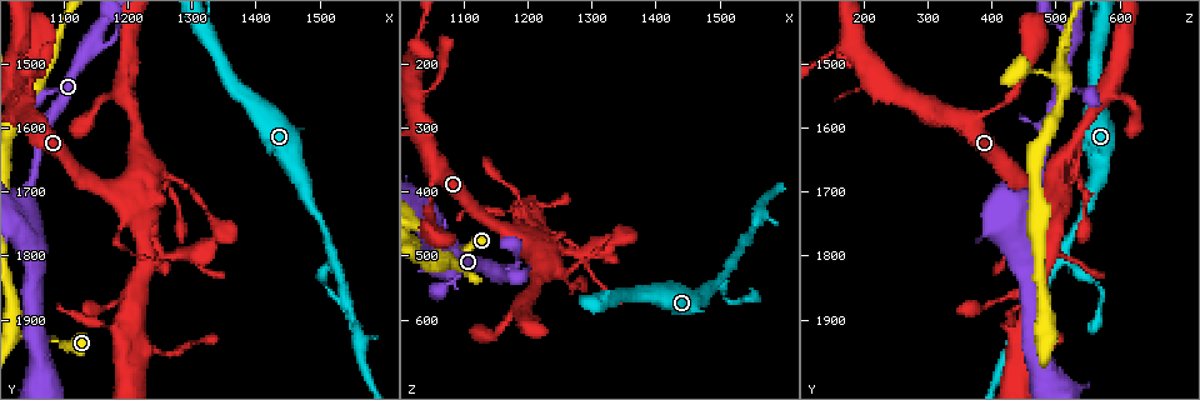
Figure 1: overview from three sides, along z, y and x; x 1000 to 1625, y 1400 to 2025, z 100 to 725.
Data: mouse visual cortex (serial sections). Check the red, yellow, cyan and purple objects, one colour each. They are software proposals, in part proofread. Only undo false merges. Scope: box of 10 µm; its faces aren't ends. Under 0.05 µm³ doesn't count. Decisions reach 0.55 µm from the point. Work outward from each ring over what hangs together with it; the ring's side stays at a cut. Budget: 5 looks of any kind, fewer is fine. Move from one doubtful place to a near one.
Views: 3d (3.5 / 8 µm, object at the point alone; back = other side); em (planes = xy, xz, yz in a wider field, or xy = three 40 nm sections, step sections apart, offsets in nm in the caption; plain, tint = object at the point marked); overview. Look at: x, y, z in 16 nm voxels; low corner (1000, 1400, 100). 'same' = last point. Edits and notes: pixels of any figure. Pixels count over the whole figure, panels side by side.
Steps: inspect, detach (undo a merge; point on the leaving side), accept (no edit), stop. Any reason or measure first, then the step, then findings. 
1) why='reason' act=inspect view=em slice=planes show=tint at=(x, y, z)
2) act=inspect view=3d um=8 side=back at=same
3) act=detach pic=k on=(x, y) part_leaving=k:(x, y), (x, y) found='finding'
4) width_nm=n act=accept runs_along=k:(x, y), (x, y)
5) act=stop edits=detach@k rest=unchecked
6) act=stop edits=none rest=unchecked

why='sharp bend' act=inspect view=3d um=3.5 at=(1060, 1520, 505)

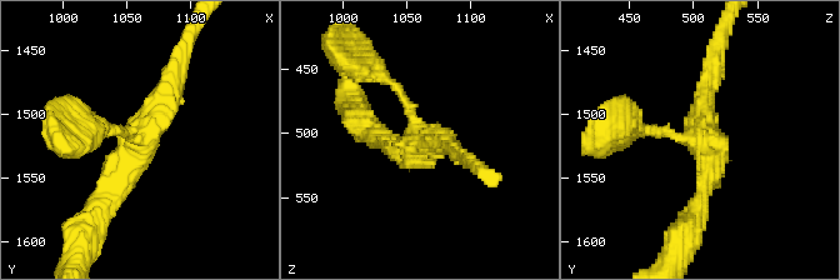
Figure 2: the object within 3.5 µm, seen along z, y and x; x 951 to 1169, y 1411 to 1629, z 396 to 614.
arms=3 arm_widths_nm=150,250,250 why='now the EM' act=inspect view=em slice=xy step=5 show=tint at=(1064, 1520, 506)

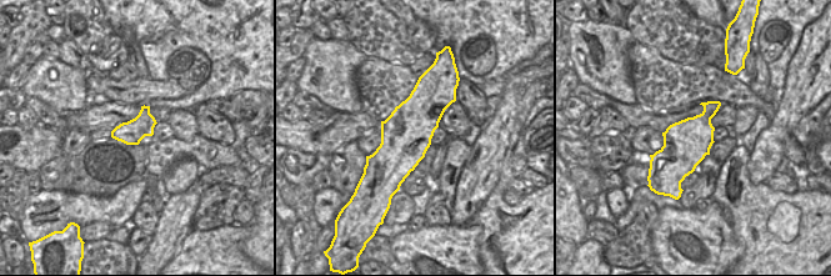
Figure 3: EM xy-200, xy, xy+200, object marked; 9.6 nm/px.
act=accept runs_along=2:(99, 206), (169, 99), (176, 69) found='all the same cell'

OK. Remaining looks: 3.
why='a narrow waist' act=inspect view=3d um=3.5 at=(1050, 1570, 405)

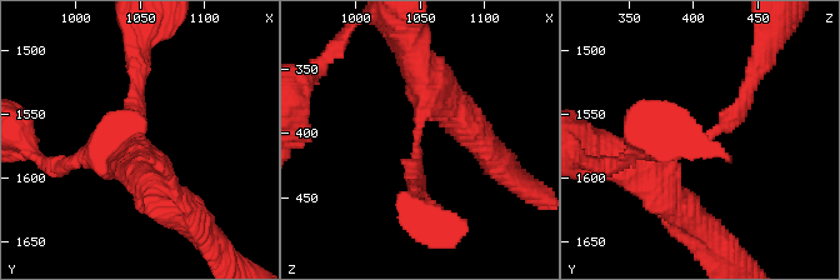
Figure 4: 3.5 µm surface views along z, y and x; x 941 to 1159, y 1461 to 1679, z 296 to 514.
arm_widths_nm=200,400 act=inspect view=em slice=xy step=5 show=tint at=same

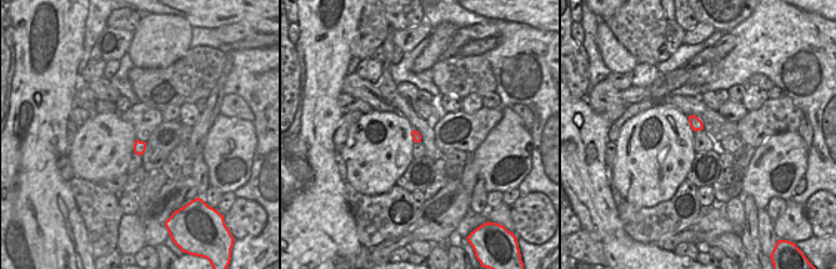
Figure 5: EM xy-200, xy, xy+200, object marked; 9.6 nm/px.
act=accept runs_along=4:(165, 189), (135, 135), (139, 78) found='continuous, no second cell'

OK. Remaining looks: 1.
act=stop edits=none rest=unchecked

